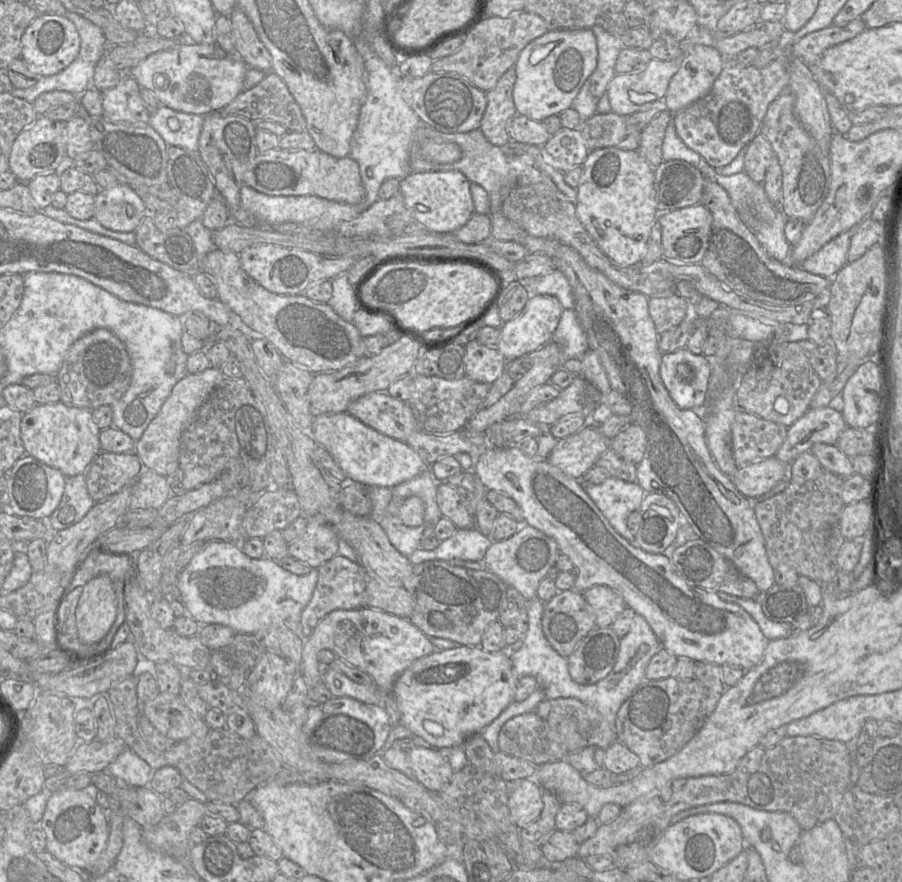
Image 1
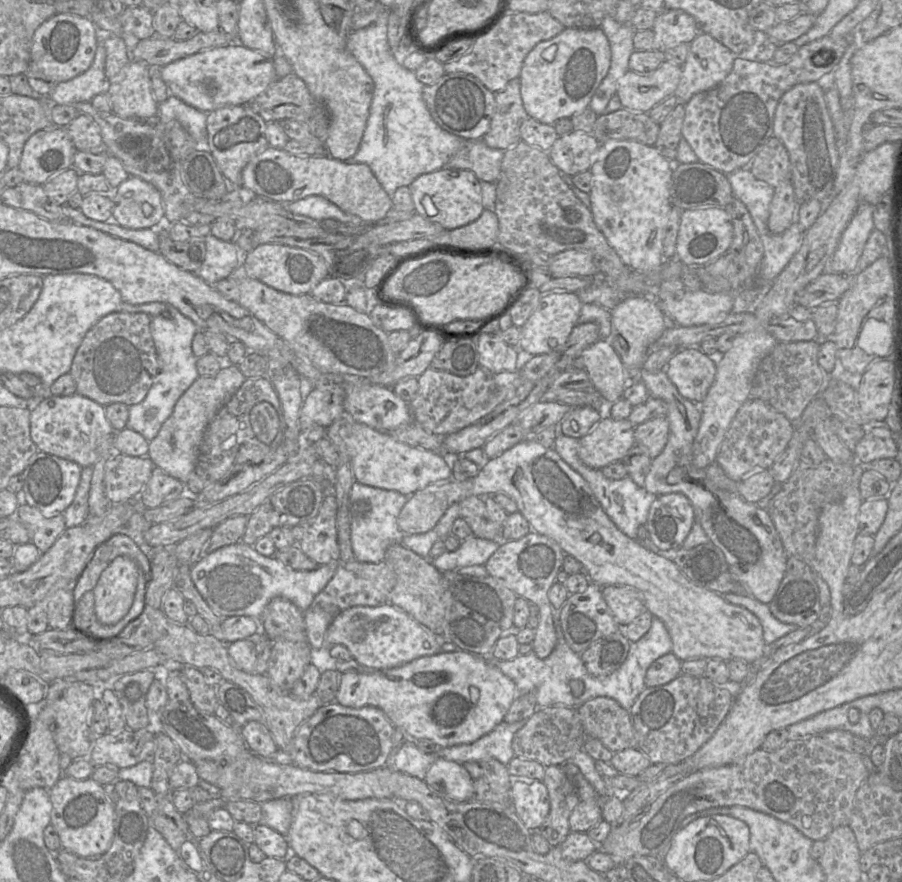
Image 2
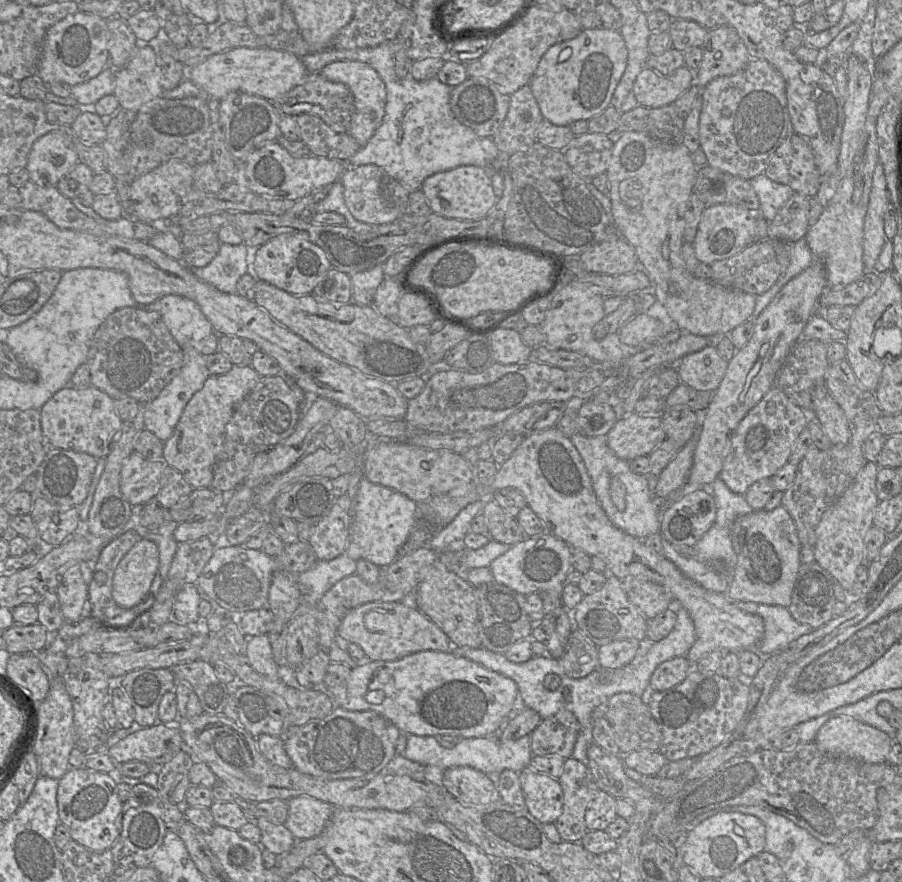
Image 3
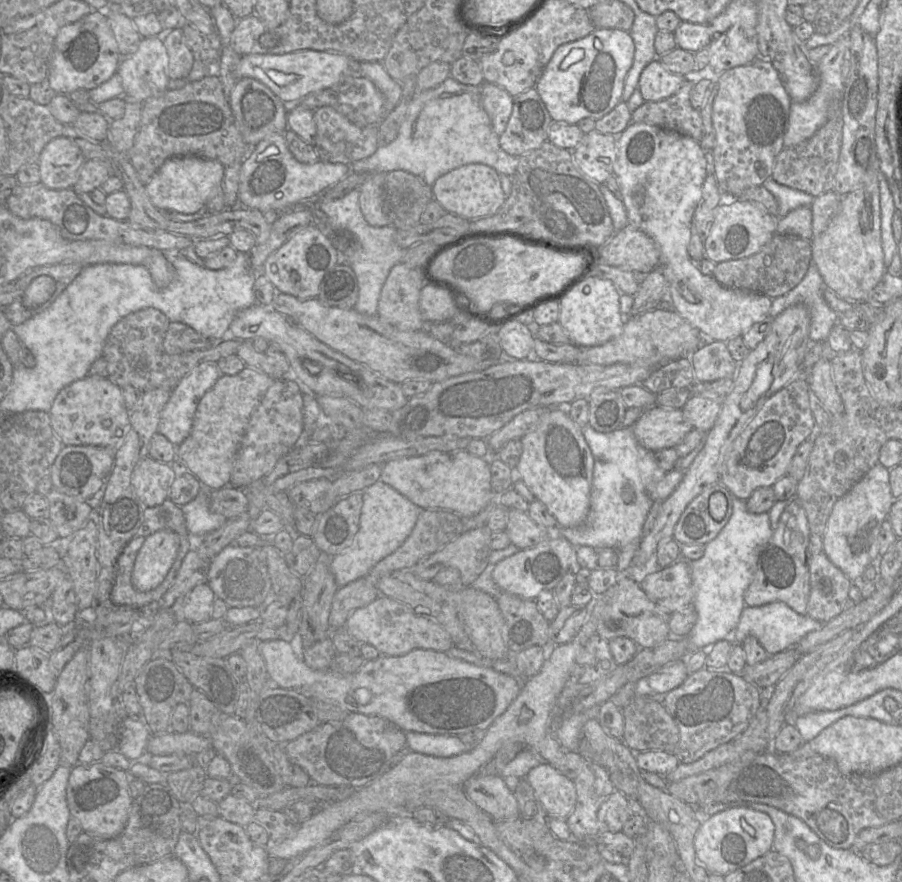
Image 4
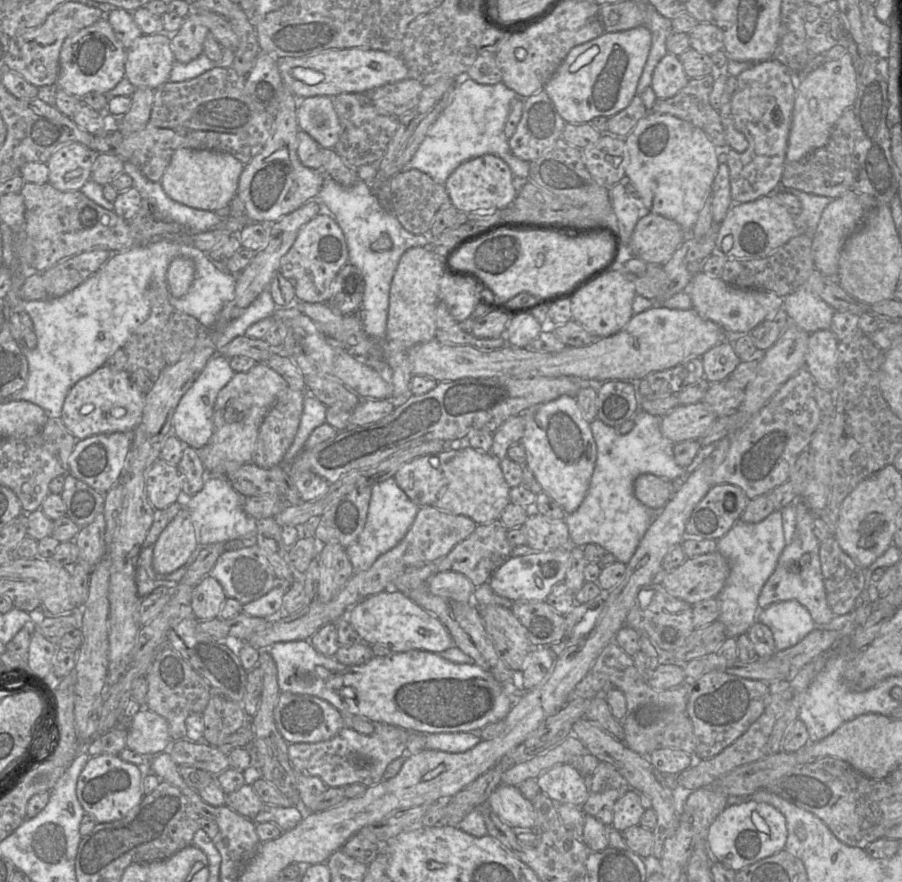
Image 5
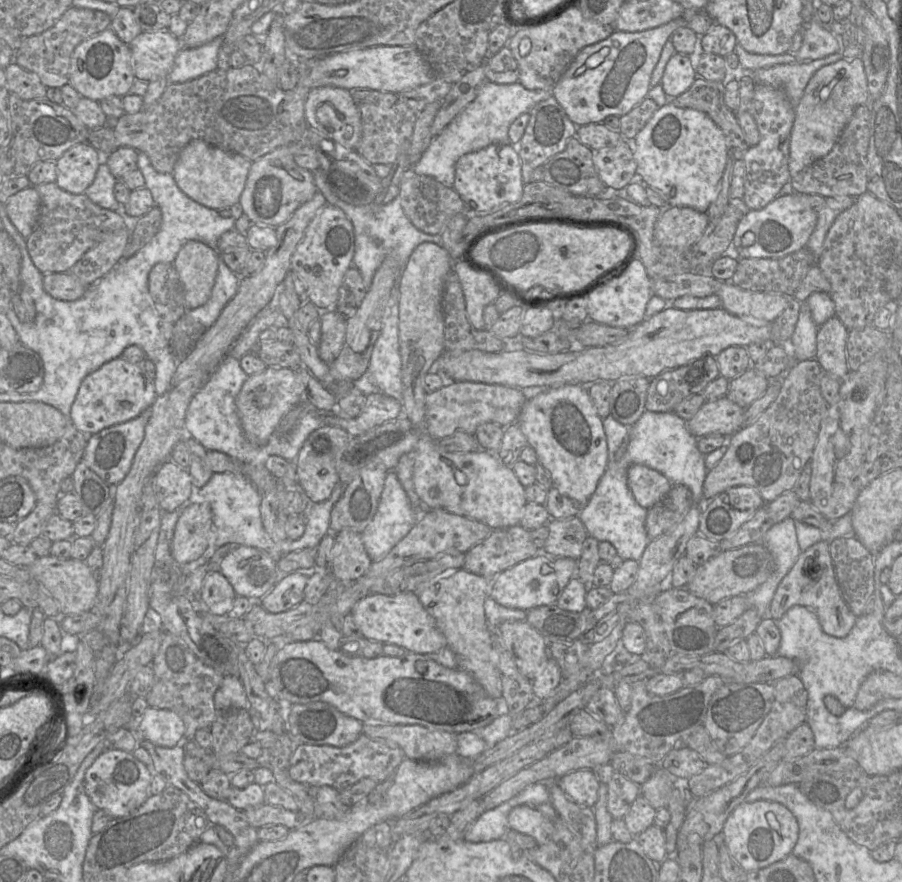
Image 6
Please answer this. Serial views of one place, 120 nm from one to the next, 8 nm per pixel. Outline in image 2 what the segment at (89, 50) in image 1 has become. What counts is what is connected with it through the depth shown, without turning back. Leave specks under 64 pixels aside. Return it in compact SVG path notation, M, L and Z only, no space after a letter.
M102 36L98 42L91 66L73 79L57 83L48 98L51 104L73 106L90 102L96 95L106 93L108 78L105 74L106 51Z

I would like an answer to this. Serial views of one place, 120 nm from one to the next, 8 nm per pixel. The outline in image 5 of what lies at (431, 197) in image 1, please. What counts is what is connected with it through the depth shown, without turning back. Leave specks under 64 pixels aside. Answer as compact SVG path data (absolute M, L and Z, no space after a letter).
M485 154L458 166L447 178L444 186L452 206L460 212L489 213L487 211L505 209L515 199L518 192L513 186L512 178L511 169L501 158Z

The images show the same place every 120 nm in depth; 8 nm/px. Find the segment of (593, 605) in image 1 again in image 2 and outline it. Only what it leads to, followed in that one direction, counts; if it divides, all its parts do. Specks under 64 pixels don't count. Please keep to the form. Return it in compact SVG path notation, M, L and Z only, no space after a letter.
M606 585L602 587L602 595L621 627L648 611L641 592L631 586Z

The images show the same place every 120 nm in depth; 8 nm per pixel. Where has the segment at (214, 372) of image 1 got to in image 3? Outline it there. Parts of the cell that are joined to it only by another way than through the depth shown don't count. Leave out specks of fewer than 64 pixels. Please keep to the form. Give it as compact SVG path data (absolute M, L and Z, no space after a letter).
M234 365L225 374L210 375L185 406L172 436L164 442L162 460L179 471L194 489L211 487L226 426L237 406L253 390L260 378L250 365Z

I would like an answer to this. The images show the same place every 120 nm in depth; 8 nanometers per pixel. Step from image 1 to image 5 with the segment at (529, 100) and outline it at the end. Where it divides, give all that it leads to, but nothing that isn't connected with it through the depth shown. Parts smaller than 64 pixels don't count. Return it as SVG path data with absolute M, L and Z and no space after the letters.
M642 25L601 36L572 48L544 87L566 123L587 124L597 117L611 117L624 110L636 89L651 48L651 32Z

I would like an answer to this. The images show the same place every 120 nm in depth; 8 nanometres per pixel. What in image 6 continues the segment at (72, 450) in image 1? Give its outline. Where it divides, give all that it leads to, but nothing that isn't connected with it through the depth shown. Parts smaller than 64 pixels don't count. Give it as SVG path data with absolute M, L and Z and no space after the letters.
M118 357L104 363L84 378L72 404L69 420L78 431L92 436L138 417L155 400L154 380L148 379L137 364Z

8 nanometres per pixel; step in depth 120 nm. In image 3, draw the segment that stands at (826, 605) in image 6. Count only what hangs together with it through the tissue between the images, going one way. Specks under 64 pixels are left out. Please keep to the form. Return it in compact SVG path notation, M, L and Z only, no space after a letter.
M778 506L772 511L752 511L737 517L730 529L736 554L732 580L726 596L732 601L753 601L788 608L801 566L802 544L789 512Z

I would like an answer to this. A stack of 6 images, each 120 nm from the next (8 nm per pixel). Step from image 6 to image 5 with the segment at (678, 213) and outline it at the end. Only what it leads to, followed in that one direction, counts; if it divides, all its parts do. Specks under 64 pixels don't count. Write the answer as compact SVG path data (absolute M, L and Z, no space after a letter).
M650 213L638 220L629 245L634 256L648 263L663 265L687 237L675 221Z

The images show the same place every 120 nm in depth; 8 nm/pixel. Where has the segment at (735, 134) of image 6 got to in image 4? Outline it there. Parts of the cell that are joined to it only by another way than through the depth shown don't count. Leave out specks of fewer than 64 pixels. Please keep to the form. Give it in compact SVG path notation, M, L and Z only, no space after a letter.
M686 80L672 96L657 102L646 102L632 112L631 123L645 123L700 141L703 121L700 111L690 101L694 83Z

